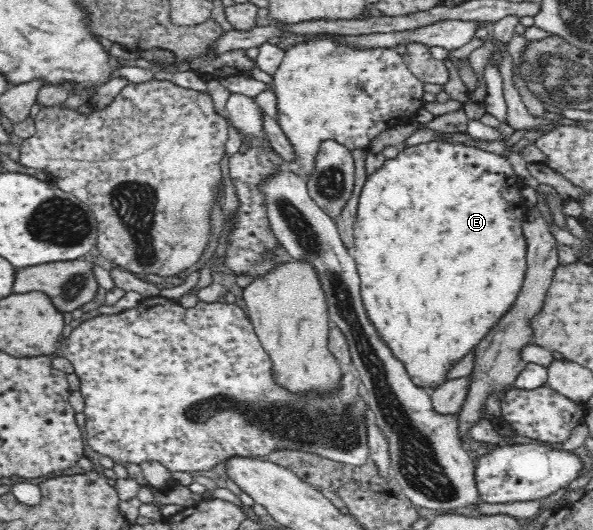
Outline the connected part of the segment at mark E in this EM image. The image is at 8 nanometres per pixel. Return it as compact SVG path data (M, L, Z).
M435 140L401 147L395 158L385 159L379 169L367 175L359 195L352 250L360 276L360 293L367 315L377 325L381 339L389 344L397 359L405 363L409 375L417 385L426 388L444 383L445 373L449 371L446 366L451 361L463 358L513 304L527 270L527 241L522 231L523 221L527 217L527 205L521 195L523 187L521 178L515 173L509 159L472 146Z

